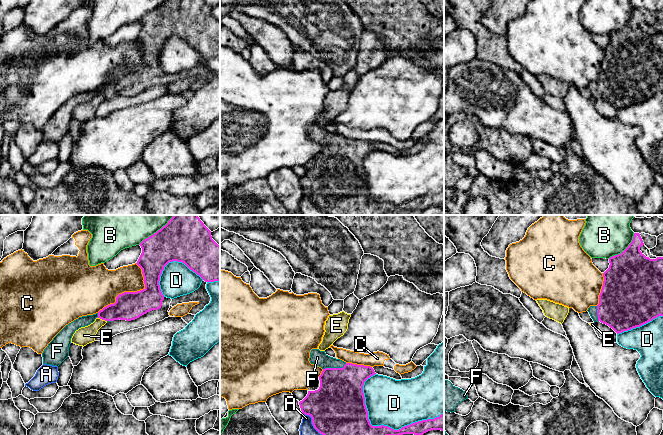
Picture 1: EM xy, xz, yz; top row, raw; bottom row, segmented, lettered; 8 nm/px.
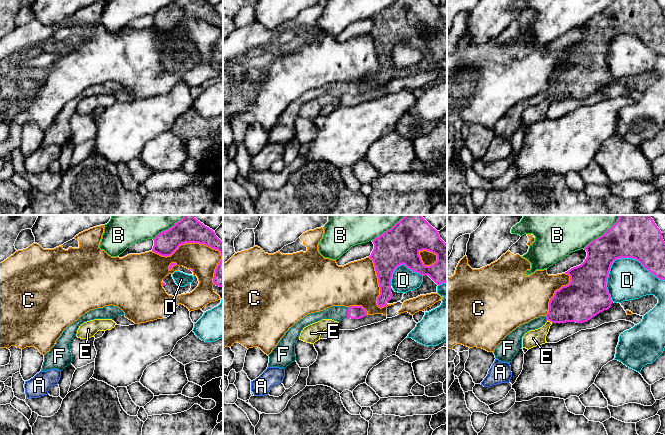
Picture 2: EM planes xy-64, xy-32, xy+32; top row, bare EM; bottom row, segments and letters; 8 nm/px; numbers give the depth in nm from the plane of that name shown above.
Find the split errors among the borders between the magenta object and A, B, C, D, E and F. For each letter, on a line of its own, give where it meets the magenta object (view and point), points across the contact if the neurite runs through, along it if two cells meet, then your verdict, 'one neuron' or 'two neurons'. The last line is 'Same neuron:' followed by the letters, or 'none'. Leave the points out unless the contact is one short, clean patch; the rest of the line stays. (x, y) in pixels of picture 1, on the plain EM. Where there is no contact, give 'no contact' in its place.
A: contact xz (314, 203); two neurons
B: contact yz (625, 25); two neurons
C: contact xy (131, 68); two neurons
D: contact xz (386, 202); two neurons
E: contact xy (102, 95); border xy (97, 93), (106, 97); two neurons
F: contact xz (334, 144); way xz (340, 174), (340, 158), (334, 144), (317, 133); one neuron
Same neuron: F

